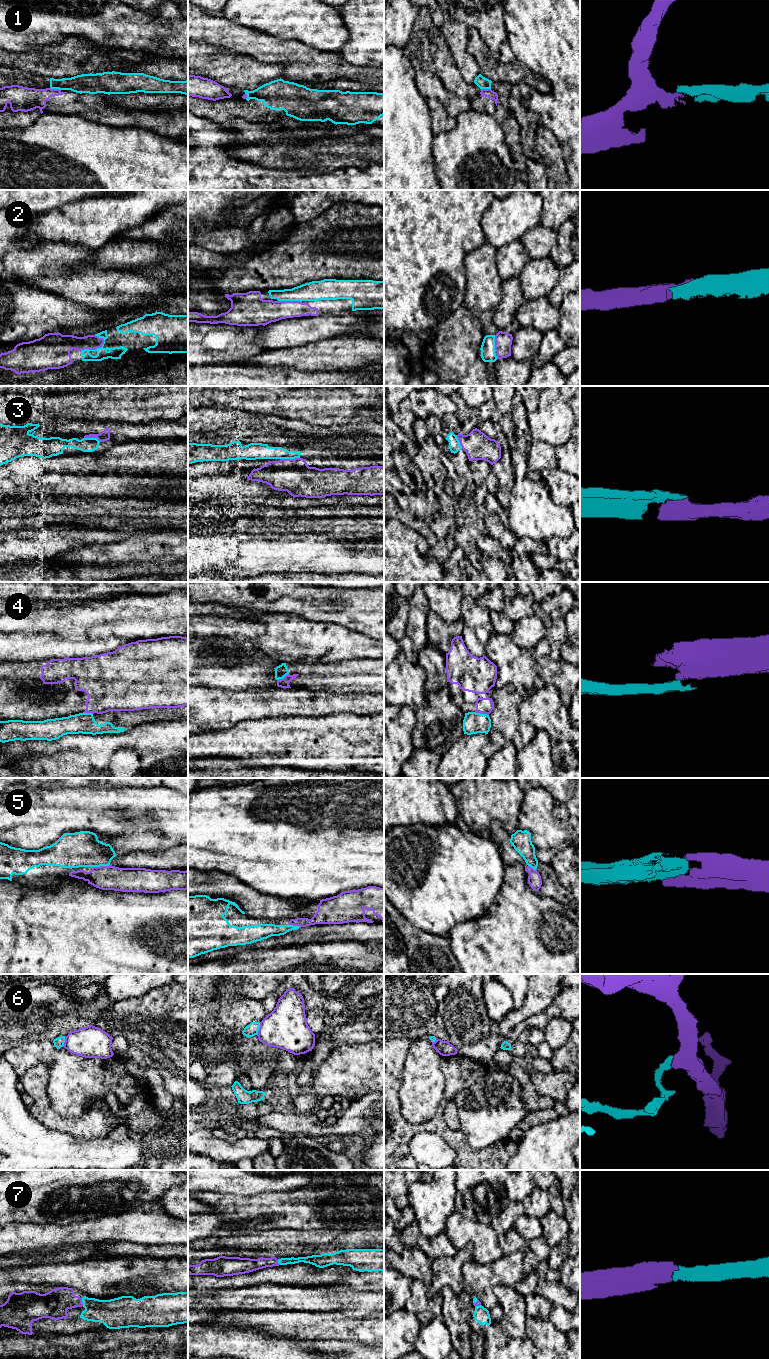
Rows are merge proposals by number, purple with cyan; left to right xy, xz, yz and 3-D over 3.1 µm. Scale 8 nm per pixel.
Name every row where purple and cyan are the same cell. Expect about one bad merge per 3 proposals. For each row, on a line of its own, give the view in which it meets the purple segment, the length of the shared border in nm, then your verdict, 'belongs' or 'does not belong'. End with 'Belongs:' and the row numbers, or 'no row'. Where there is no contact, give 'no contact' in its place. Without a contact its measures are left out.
1: xy | 90 nm | does not belong
2: xy | 220 nm | belongs
3: xz | 160 nm | belongs
4: yz | 120 nm | does not belong
5: xy | 140 nm | belongs
6: xz | 110 nm | does not belong
7: xy | 70 nm | belongs
Belongs: 2, 3, 5, 7

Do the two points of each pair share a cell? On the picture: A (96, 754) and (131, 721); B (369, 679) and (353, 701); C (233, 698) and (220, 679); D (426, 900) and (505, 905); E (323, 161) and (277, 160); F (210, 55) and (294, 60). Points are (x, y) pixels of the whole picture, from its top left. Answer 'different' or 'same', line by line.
A: different
B: different
C: different
D: different
E: same
F: different

